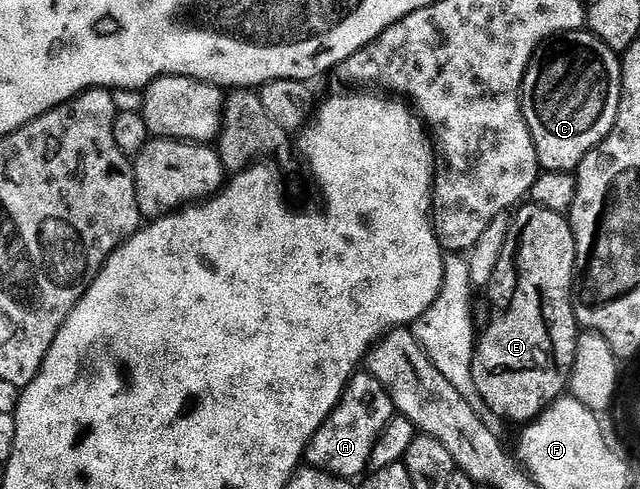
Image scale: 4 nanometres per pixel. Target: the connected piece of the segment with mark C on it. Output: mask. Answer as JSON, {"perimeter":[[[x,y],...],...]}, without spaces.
{"perimeter":[[[571,30],[540,46],[523,78],[521,105],[544,171],[578,171],[588,152],[609,136],[617,120],[622,87],[620,55],[590,30]]]}

